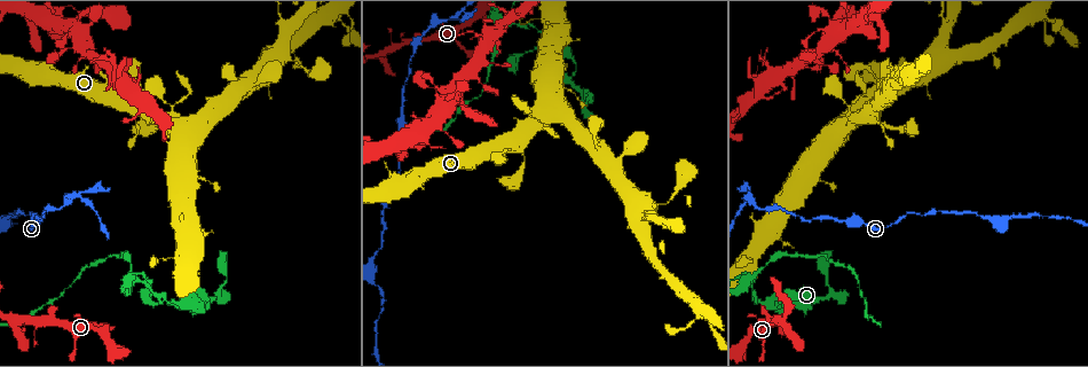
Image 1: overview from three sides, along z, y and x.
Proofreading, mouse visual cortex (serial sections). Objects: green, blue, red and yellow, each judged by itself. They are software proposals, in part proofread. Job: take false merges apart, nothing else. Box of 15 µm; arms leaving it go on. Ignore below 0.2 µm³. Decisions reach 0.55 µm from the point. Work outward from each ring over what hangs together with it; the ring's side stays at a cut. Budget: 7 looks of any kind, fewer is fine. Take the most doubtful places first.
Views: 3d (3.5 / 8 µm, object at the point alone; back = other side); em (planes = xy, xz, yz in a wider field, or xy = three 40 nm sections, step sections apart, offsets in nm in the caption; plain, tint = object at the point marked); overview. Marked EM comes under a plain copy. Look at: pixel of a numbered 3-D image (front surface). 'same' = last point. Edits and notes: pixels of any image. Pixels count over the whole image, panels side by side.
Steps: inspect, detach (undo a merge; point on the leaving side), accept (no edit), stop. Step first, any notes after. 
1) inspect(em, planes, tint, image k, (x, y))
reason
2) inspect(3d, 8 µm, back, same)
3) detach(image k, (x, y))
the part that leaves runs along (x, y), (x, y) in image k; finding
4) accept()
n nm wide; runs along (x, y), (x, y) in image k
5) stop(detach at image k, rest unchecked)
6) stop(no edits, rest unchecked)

inspect(3d, 3.5 µm, image 1, (135, 276))
abrupt turn

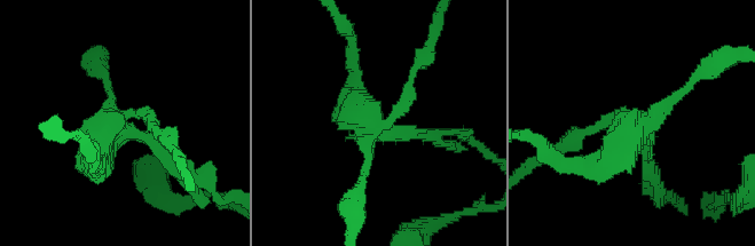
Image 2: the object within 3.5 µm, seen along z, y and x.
inspect(em, xy, step 5, tint, image 2, (119, 127))

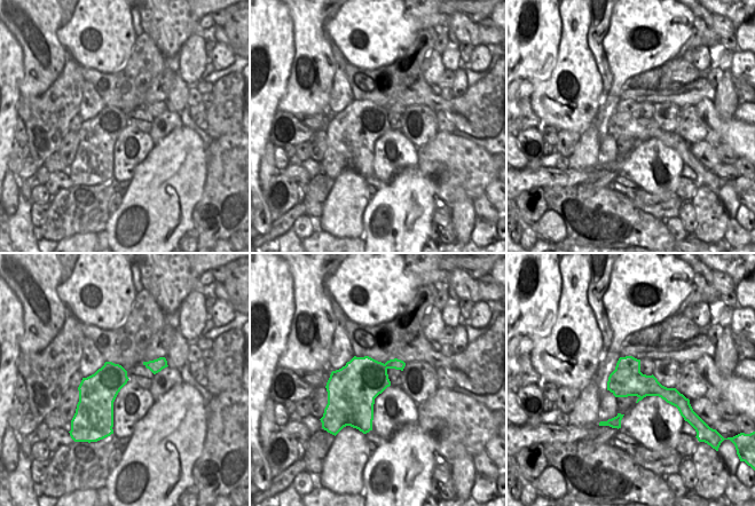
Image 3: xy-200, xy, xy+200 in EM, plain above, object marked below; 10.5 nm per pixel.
inspect(em, xy, step 1, tint, same)
cut it another way

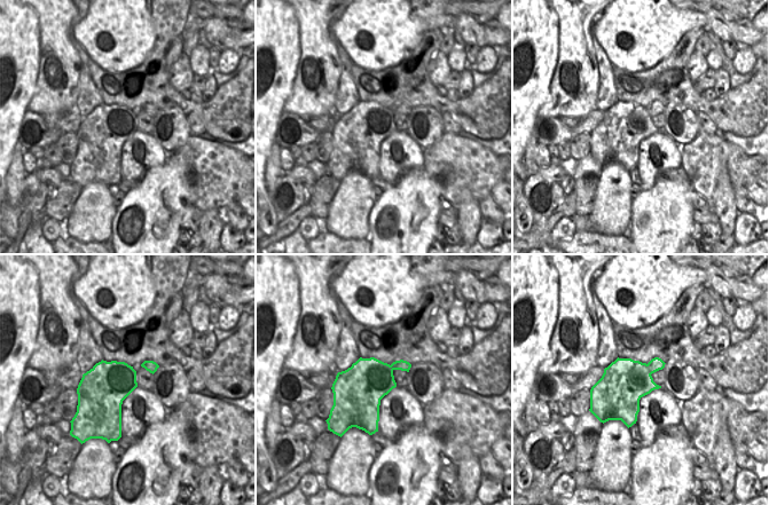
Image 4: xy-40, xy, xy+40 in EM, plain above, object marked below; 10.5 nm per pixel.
detach(image 2, (596, 128))
480 nm wide; the part that leaves runs along (654, 117), (695, 76), (742, 54) in image 2; a second cell is stuck on

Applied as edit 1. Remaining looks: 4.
inspect(3d, 3.5 µm, image 1, (829, 293))
abrupt turn

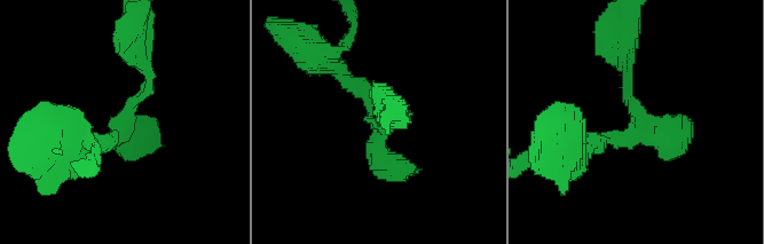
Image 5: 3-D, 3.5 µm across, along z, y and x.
inspect(em, xy, step 2, tint, image 5, (370, 123))
now the EM

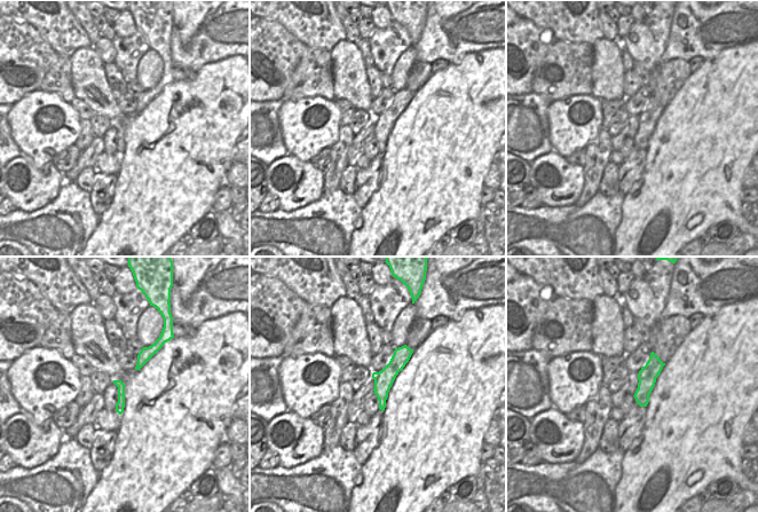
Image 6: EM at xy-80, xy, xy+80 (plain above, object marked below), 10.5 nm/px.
accept()
continuous, no second cell

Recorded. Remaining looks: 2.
inspect(3d, 3.5 µm, image 1, (75, 194))
abrupt turn

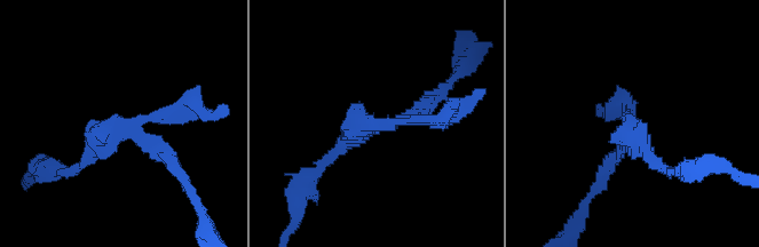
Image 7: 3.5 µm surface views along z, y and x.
inspect(em, xy, step 1, tint, image 7, (125, 129))
shape alone is not enough

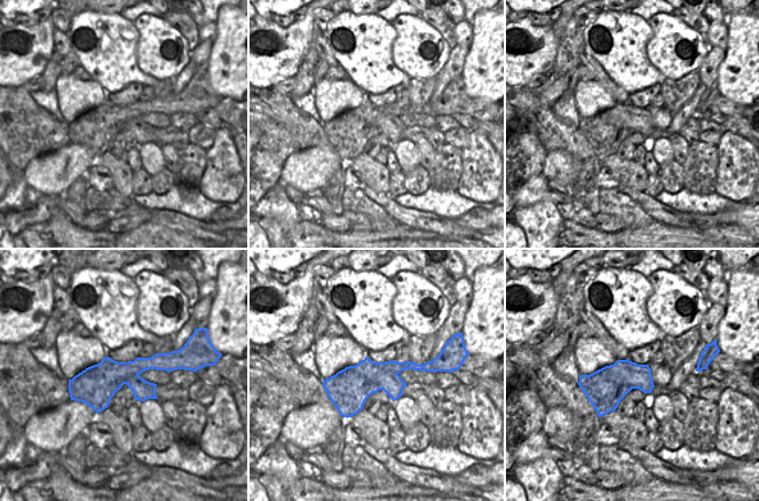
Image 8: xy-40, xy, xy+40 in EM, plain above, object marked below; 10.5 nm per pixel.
accept()
400 nm wide; runs along (329, 157), (435, 98) in image 7; all the same cell

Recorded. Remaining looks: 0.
stop(detach at image 2, rest unchecked)

